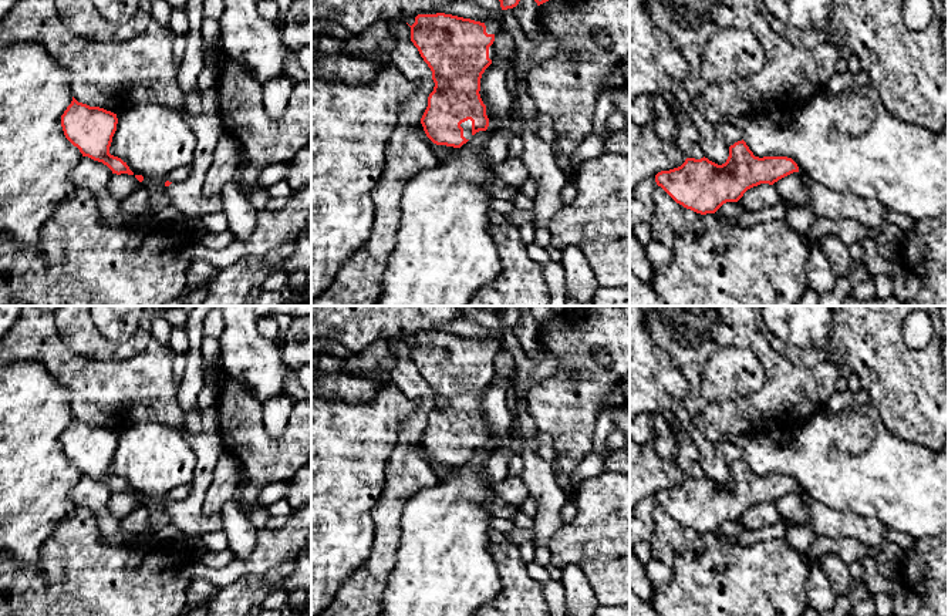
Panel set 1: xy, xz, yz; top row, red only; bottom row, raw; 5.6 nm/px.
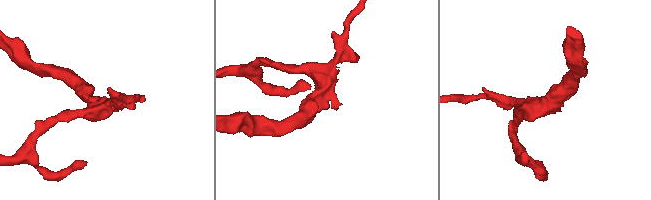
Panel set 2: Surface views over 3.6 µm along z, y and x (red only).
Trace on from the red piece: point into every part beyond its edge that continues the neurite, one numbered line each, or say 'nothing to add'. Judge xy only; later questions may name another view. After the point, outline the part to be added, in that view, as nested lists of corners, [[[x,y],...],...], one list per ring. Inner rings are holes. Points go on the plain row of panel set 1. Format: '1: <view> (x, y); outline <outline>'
1: xy (186, 515); outline [[[185,427],[179,428],[186,442],[196,455],[196,467],[190,482],[190,494],[183,501],[165,505],[171,522],[183,538],[202,536],[208,532],[223,529],[220,514],[205,515],[202,511],[206,491],[213,481],[213,474],[223,450],[220,435],[206,432],[189,432]]]

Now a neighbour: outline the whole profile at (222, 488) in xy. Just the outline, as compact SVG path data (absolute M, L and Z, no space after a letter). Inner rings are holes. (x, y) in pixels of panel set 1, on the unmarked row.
M223 448L213 474L213 481L206 491L202 505L203 514L220 514L225 504L233 498L237 484L237 458Z

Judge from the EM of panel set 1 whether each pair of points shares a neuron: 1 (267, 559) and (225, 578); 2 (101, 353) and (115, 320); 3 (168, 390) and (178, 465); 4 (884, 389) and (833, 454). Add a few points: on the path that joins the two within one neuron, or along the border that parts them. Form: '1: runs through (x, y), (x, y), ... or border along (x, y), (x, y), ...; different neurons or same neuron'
1: runs through (257, 564), (235, 571); same neuron
2: border along (138, 327), (125, 340), (110, 342); different neurons
3: border along (141, 420), (155, 420), (178, 430); different neurons
4: border along (869, 403), (890, 433); different neurons

